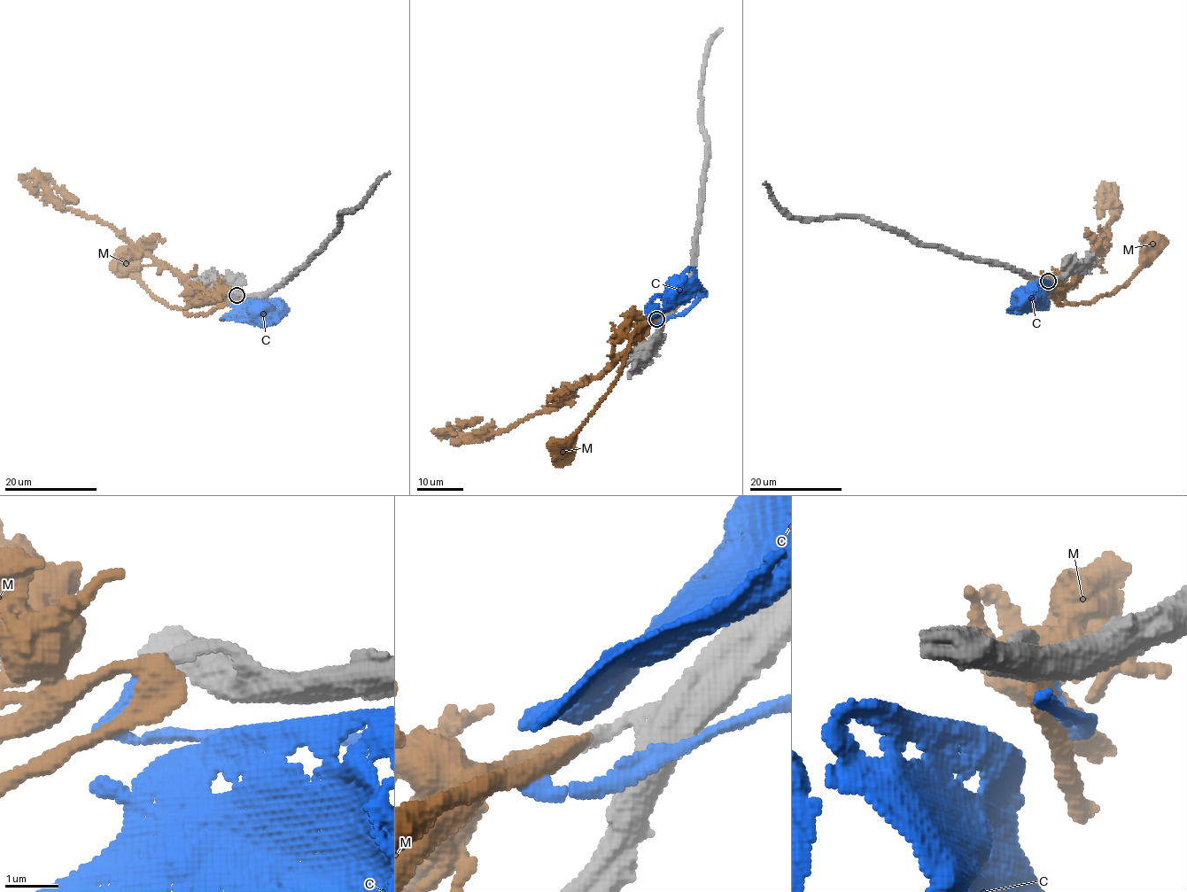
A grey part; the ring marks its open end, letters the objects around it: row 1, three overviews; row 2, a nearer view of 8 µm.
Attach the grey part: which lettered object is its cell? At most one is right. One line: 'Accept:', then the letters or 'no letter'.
Accept: C

